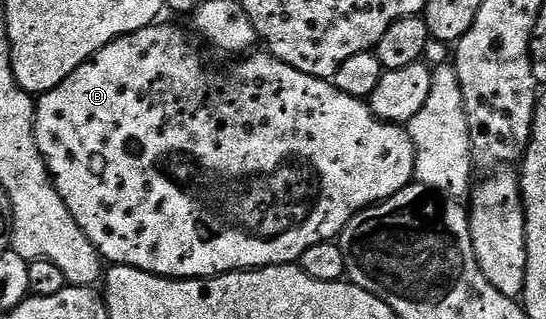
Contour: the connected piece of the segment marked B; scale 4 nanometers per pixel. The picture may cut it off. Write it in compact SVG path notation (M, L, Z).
M156 22L148 28L117 38L92 60L77 66L77 70L73 70L61 86L42 93L35 100L37 148L41 150L51 181L57 194L61 194L69 214L73 214L77 226L81 226L85 238L93 242L108 265L129 266L142 272L152 272L155 276L169 276L172 280L201 280L224 276L226 272L295 264L309 246L335 240L349 218L387 200L415 180L415 147L406 127L379 120L371 113L370 103L358 96L345 94L330 80L318 80L309 74L301 74L301 70L293 70L293 66L281 62L266 50L252 51L236 59L239 60L236 64L214 68L203 61L198 48L200 45L187 37L185 29L163 23Z

